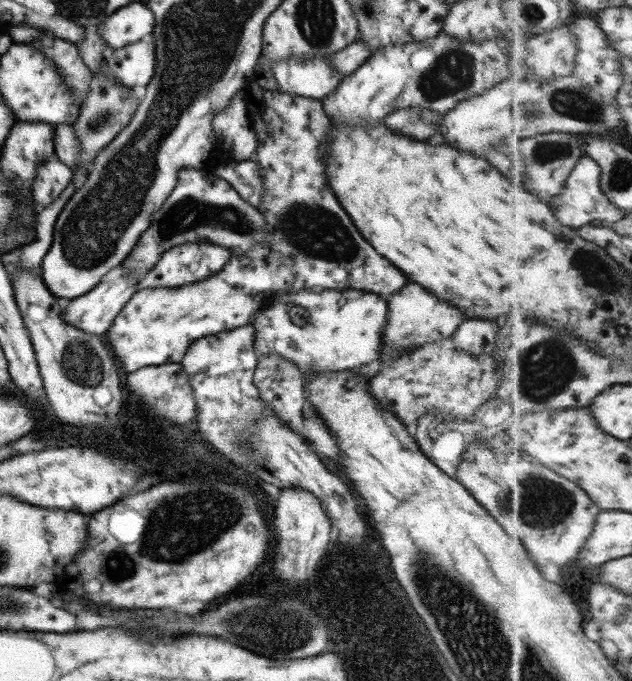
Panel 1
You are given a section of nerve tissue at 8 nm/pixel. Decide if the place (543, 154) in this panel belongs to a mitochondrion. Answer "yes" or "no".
yes

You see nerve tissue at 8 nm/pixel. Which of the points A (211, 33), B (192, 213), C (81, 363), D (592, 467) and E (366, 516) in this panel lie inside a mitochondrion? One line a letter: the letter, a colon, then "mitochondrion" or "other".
A: mitochondrion
B: mitochondrion
C: mitochondrion
D: other
E: other

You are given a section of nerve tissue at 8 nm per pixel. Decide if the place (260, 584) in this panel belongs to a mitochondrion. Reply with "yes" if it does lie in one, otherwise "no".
no

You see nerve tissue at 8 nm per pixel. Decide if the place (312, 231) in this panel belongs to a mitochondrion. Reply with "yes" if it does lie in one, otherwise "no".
yes

